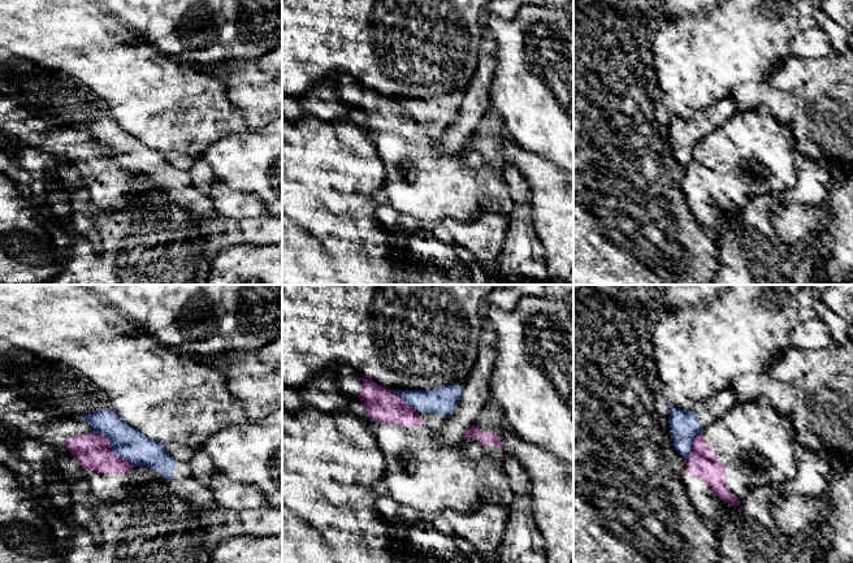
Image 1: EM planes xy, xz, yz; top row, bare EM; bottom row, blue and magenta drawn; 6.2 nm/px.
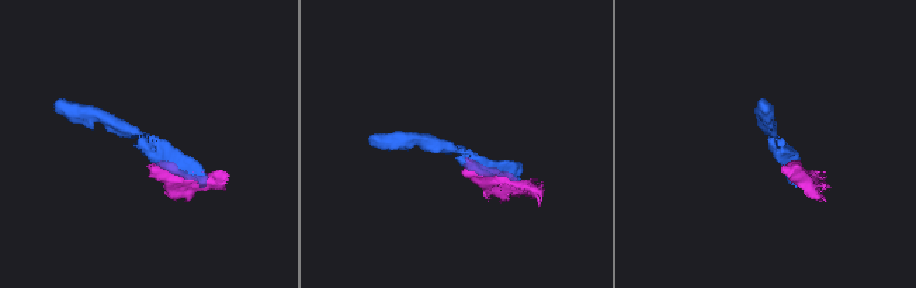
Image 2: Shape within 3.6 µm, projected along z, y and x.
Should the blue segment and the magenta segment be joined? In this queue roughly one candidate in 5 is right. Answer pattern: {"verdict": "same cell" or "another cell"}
{"verdict": "another cell"}

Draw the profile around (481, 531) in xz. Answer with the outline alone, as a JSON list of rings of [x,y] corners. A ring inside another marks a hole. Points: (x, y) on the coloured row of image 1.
[[[482,502],[471,512],[445,510],[442,515],[463,549],[477,554],[497,554],[508,519],[506,507]]]

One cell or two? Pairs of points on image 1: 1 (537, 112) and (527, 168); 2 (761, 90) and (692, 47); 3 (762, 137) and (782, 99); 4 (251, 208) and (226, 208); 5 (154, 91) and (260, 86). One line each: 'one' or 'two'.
1: two
2: two
3: two
4: one
5: two

